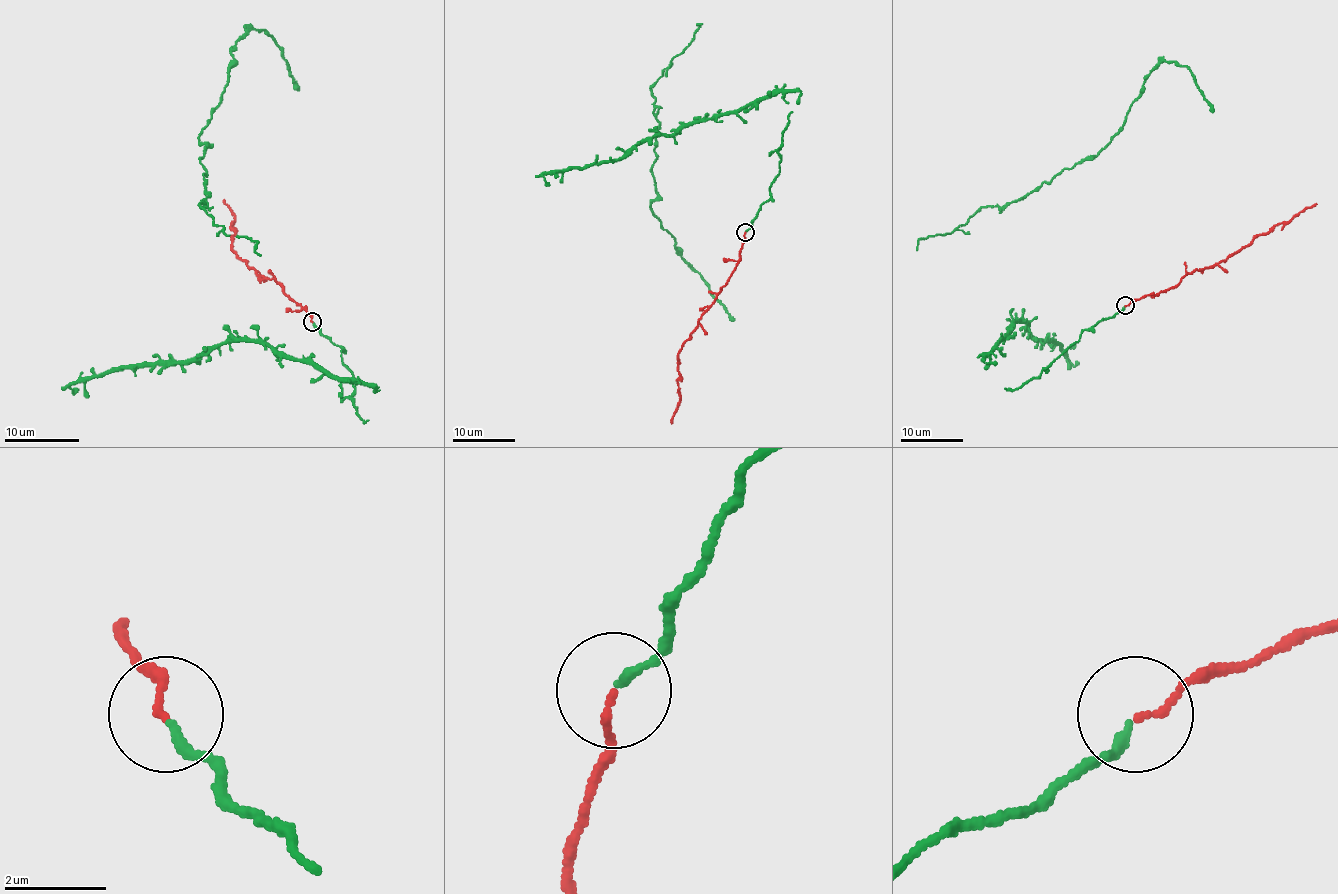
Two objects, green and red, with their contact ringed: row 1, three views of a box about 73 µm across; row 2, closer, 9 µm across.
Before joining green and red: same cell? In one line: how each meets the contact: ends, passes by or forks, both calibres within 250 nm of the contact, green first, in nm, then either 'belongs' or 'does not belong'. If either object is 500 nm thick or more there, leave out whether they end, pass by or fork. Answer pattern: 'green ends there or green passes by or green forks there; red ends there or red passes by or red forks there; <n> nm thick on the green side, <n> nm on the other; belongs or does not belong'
green ends there; red ends there; 190 nm thick on the green side, 130 nm on the other; belongs

